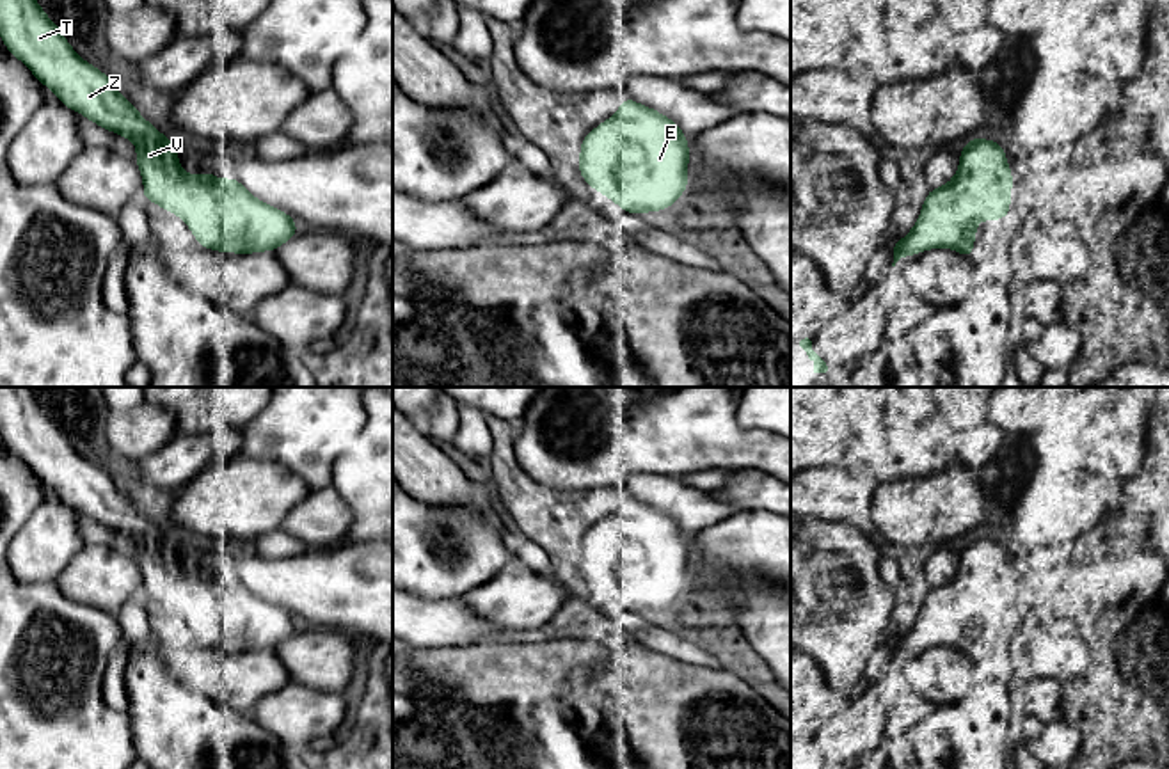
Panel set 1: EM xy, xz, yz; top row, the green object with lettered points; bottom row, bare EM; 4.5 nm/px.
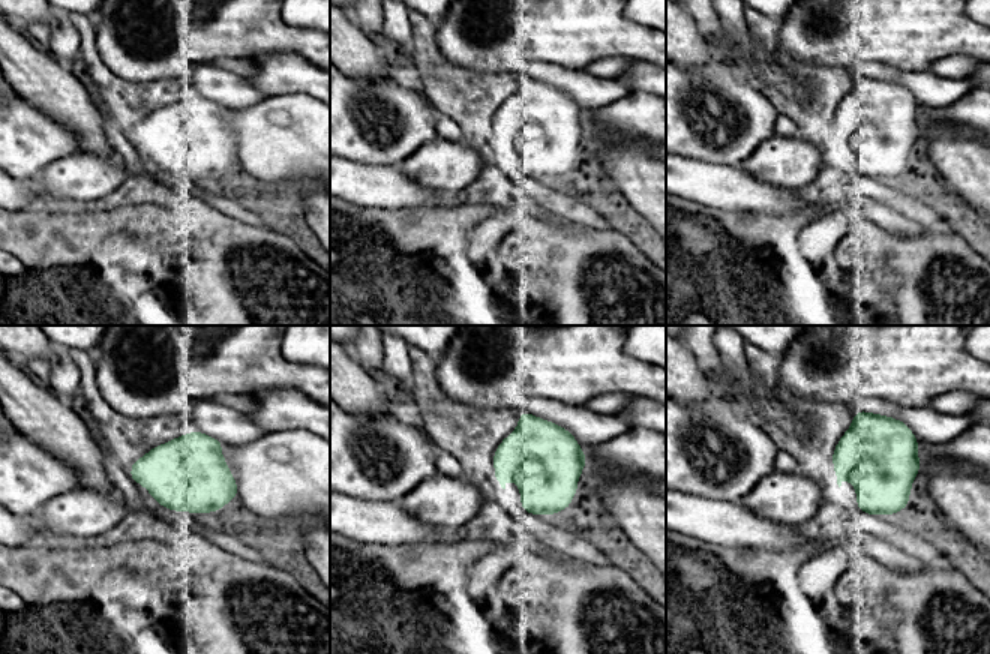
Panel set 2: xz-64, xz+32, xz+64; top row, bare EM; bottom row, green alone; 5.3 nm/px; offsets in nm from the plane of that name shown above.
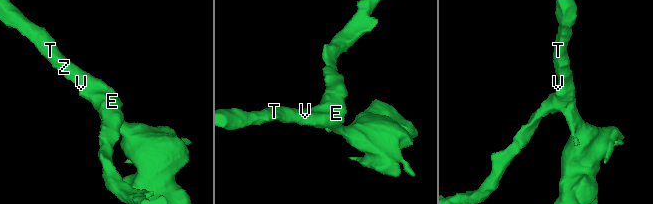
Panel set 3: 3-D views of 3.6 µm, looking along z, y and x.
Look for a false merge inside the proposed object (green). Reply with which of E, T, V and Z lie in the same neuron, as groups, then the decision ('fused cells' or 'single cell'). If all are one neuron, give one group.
E T V Z | single cell

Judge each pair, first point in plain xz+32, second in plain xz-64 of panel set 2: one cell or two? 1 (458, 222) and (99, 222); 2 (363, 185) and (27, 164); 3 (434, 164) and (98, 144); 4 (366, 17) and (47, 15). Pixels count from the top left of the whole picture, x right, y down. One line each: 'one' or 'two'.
1: one
2: two
3: two
4: two

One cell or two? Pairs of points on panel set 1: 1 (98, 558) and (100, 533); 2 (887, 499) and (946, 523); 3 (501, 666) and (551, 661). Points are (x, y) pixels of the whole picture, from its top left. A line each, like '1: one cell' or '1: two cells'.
1: two cells
2: one cell
3: one cell

